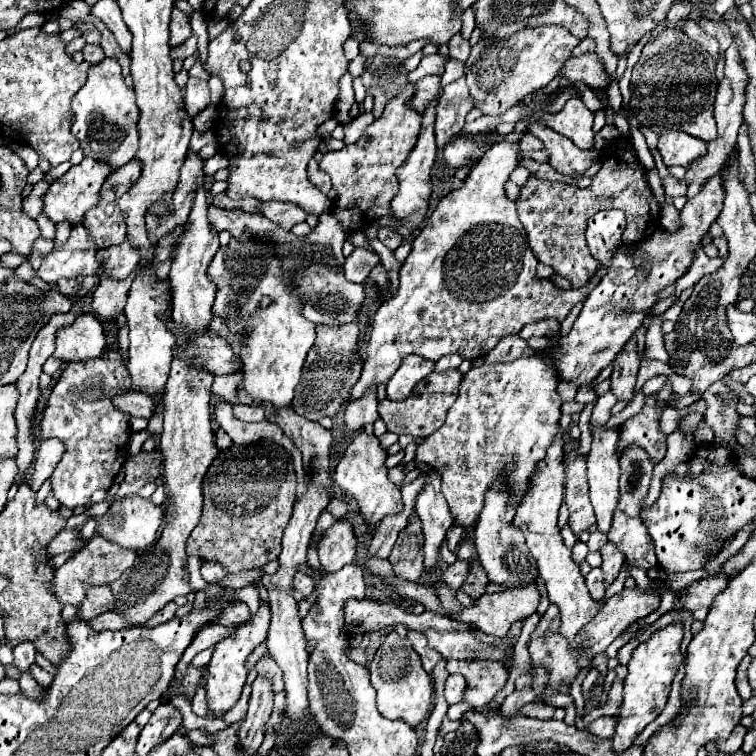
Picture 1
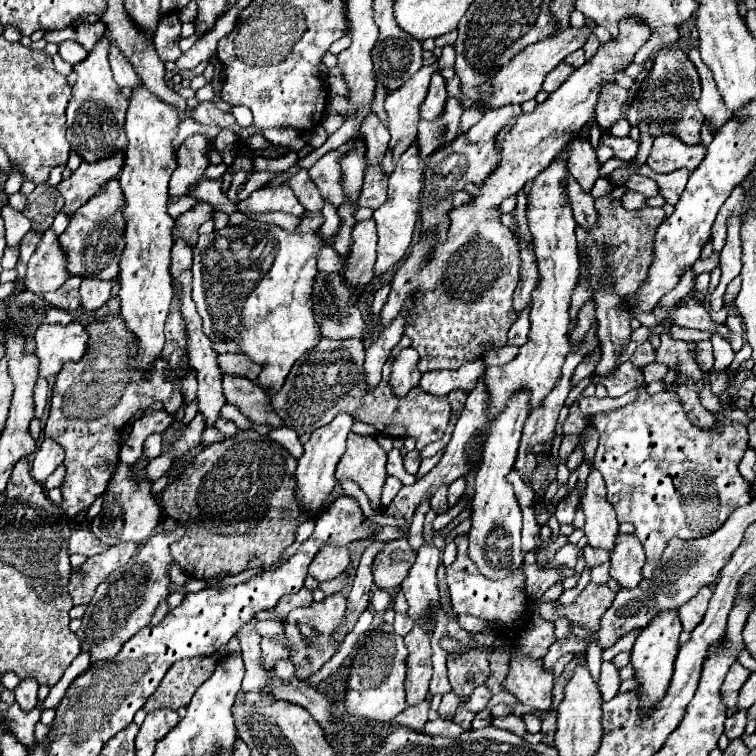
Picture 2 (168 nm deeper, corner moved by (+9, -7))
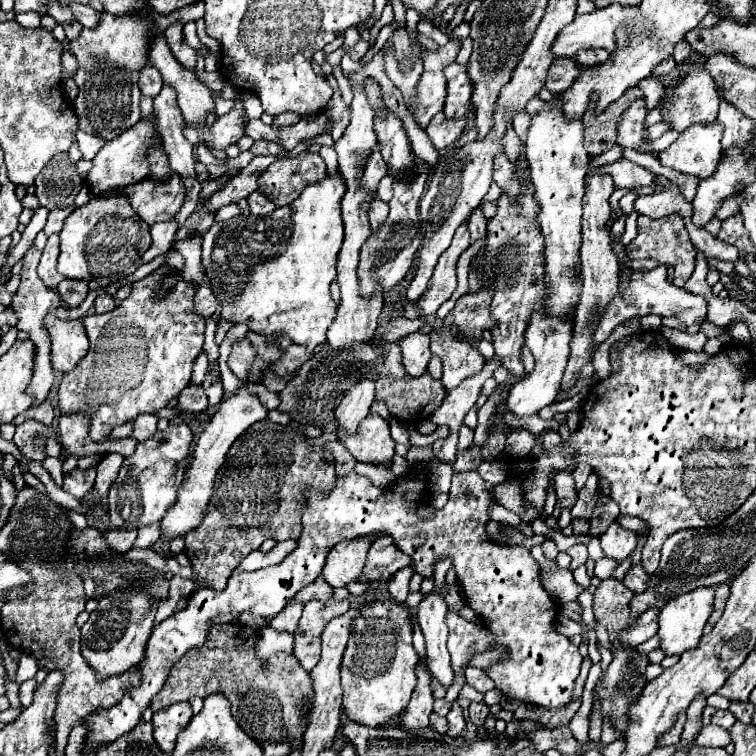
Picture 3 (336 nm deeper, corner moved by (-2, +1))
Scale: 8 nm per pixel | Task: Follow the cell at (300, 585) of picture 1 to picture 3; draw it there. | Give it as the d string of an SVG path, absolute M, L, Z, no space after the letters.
M318 576L312 584L304 586L294 600L300 600L300 602L310 602L310 600L330 600L334 594L334 588L330 584L326 584L326 580L322 576Z

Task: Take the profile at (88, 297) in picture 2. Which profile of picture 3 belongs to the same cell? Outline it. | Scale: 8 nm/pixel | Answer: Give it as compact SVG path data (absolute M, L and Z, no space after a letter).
M100 294L94 302L94 308L96 308L96 314L104 314L104 312L112 312L116 308L116 304L110 294Z

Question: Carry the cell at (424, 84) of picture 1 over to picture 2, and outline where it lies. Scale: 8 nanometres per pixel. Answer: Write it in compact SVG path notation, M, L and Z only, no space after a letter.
M435 72L431 76L431 86L427 92L427 98L421 104L421 118L425 120L435 120L441 114L441 108L447 100L447 92L445 92L445 78Z

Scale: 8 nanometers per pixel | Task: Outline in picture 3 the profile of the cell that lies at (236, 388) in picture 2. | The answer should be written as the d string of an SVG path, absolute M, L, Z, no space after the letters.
M238 338L232 344L232 352L228 356L228 368L234 372L236 378L244 380L248 368L252 366L254 360L254 352L252 352L252 344L246 338Z

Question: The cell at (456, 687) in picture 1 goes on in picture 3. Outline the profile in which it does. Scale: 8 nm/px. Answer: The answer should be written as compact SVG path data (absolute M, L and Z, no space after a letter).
M458 702L452 704L452 710L450 710L450 714L446 718L448 718L448 724L450 724L450 728L446 730L446 736L450 736L450 738L462 736L464 728L466 728L466 720L462 716L462 708L458 706Z

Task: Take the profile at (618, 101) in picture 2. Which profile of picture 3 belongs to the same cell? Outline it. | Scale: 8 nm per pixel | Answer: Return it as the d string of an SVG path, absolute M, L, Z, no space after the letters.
M644 98L632 102L632 106L624 112L618 128L618 144L624 148L638 148L644 146L646 140L646 108L644 108Z

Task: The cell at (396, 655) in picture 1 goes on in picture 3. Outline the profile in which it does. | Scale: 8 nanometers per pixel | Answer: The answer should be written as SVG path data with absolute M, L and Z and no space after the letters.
M392 598L372 600L352 622L352 634L340 664L342 710L348 720L378 728L404 710L416 688L418 654L412 646L412 620L406 604Z

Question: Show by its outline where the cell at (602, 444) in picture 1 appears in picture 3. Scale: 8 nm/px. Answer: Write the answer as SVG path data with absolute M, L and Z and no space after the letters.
M616 522L600 536L604 556L614 558L618 564L622 564L632 554L632 550L636 548L636 542L638 542L636 534L630 530L624 530Z

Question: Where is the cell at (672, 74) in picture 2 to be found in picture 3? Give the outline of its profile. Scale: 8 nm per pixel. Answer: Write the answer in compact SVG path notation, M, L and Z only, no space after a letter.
M688 62L686 70L688 70L688 76L684 76L682 80L678 80L672 86L670 94L666 96L664 104L660 106L664 122L672 124L672 130L680 130L680 132L692 124L712 124L716 120L718 104L720 104L716 84L712 84L712 78L708 76L708 70L704 68L704 64Z

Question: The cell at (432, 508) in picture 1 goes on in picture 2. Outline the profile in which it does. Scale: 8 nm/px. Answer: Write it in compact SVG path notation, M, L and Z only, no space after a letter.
M423 544L417 552L417 560L403 580L401 590L409 602L409 616L413 620L421 620L425 616L425 608L429 604L439 602L435 570L439 566L439 550L433 544Z

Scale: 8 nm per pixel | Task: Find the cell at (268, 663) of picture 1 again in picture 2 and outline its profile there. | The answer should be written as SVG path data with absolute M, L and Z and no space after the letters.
M285 658L285 660L279 660L277 664L275 664L275 674L277 674L277 678L283 682L291 682L293 678L295 678L295 668L293 668L293 662L289 660L289 658Z

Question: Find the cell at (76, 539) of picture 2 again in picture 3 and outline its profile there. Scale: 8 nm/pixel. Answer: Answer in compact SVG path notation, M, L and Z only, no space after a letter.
M110 530L110 532L104 532L104 538L108 540L108 546L116 548L116 552L132 550L136 536L138 536L138 530Z

